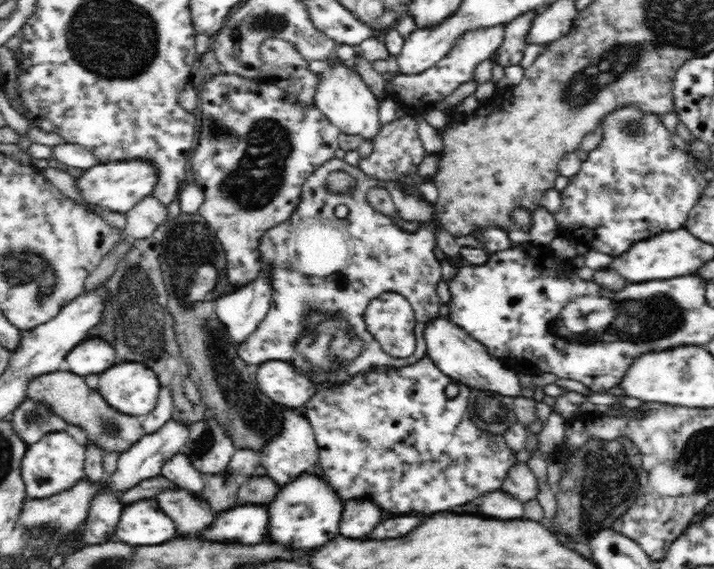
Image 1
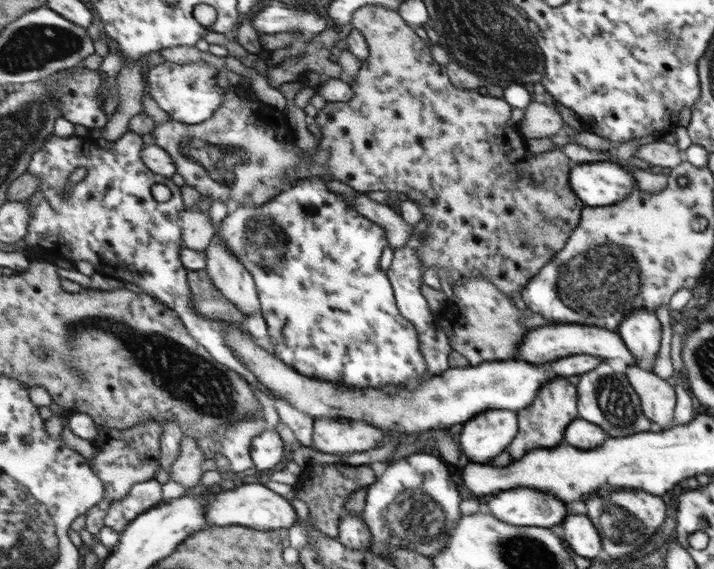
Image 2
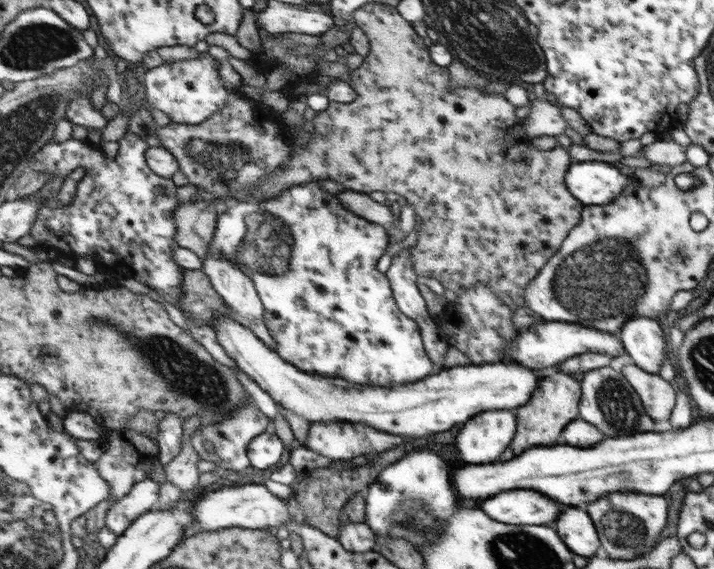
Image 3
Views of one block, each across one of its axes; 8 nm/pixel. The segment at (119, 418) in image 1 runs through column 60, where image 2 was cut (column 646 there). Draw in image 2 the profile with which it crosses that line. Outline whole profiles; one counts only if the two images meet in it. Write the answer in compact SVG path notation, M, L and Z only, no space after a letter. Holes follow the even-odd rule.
M628 365L625 375L639 396L643 413L655 429L665 430L672 426L677 397L674 387L639 365Z

